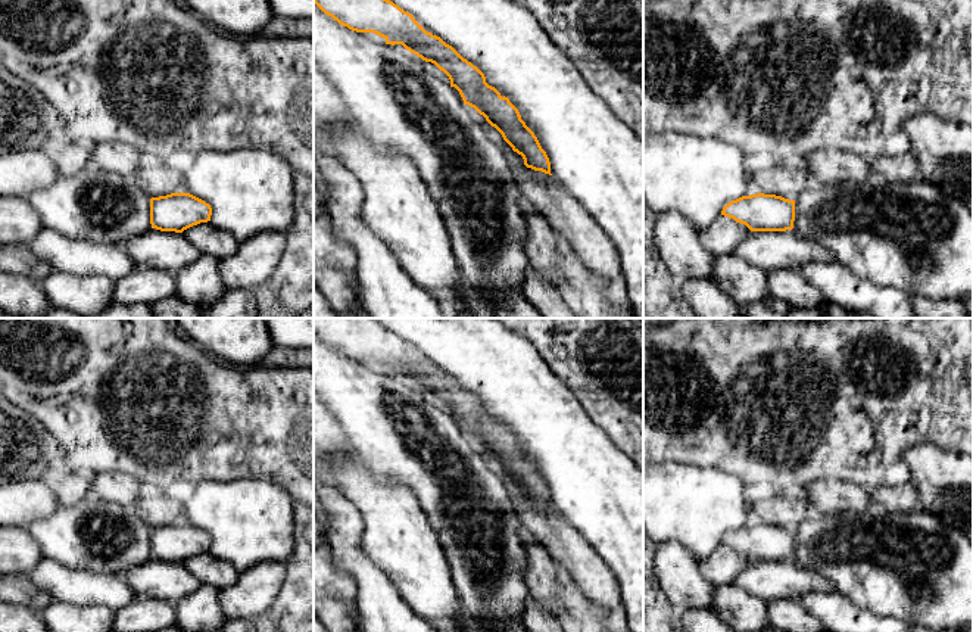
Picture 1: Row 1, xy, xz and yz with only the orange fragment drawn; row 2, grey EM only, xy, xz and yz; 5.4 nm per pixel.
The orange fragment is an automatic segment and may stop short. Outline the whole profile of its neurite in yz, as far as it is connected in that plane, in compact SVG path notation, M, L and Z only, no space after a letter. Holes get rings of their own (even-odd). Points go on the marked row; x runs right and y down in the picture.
M751 194L729 202L721 215L745 224L751 231L786 231L793 228L795 200L776 194Z

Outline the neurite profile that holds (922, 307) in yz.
M910 296L916 318L970 318L960 301Z

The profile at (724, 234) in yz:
M718 215L705 230L699 231L702 246L714 256L730 255L752 231L733 218Z

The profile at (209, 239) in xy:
M210 221L193 225L181 234L202 253L212 255L219 259L231 256L240 245L231 234L218 228Z

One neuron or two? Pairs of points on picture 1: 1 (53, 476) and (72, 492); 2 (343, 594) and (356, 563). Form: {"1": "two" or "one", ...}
{"1": "one", "2": "two"}

